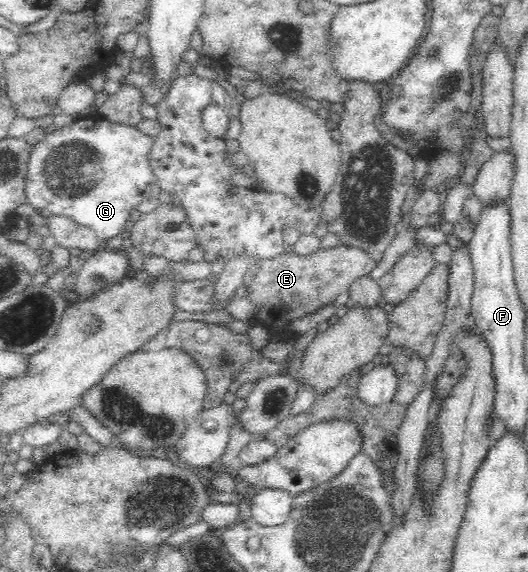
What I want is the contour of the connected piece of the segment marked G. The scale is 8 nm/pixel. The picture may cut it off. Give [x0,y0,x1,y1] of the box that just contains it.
[25,113,160,244]

